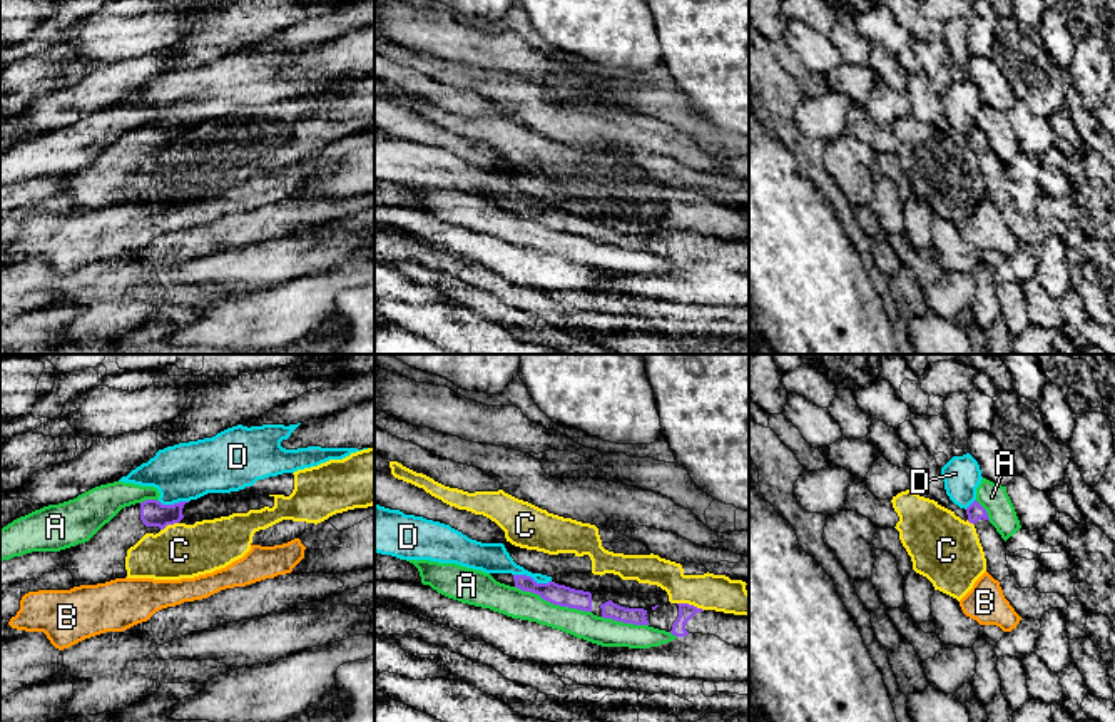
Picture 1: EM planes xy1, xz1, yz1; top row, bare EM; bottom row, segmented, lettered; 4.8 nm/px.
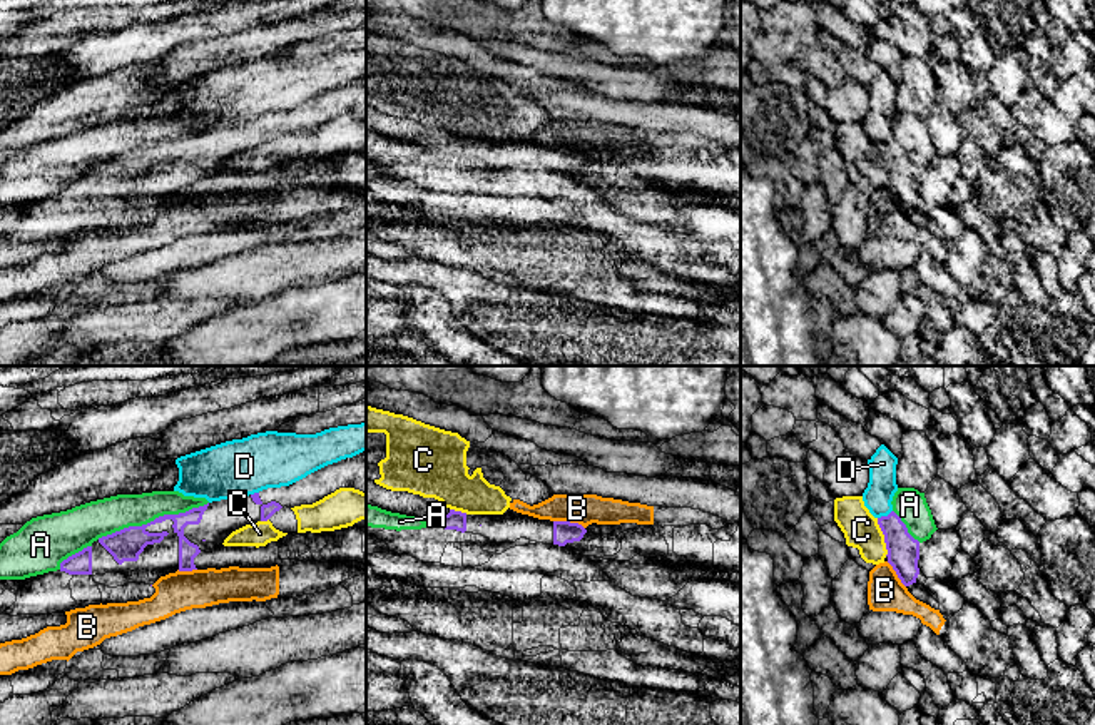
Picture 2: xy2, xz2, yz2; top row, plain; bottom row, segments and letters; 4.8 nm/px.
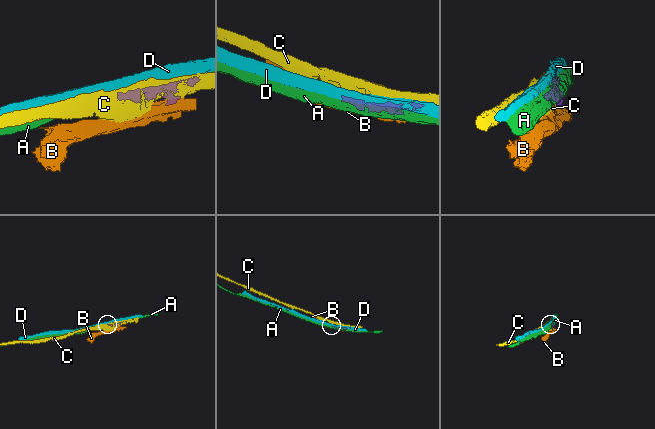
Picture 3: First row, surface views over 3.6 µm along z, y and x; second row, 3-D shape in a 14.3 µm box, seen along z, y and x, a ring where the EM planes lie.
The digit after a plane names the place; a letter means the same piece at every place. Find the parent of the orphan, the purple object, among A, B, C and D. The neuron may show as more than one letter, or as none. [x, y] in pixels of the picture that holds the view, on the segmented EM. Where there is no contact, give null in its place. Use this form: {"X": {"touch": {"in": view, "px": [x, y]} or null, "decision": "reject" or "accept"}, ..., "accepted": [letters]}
{"A": {"touch": {"in": "xy2", "px": [154, 520]}, "decision": "reject"}, "B": {"touch": {"in": "xz2", "px": [569, 522]}, "decision": "reject"}, "C": {"touch": {"in": "yz2", "px": [885, 537]}, "decision": "reject"}, "D": {"touch": {"in": "xz1", "px": [530, 577]}, "decision": "reject"}, "accepted": []}

